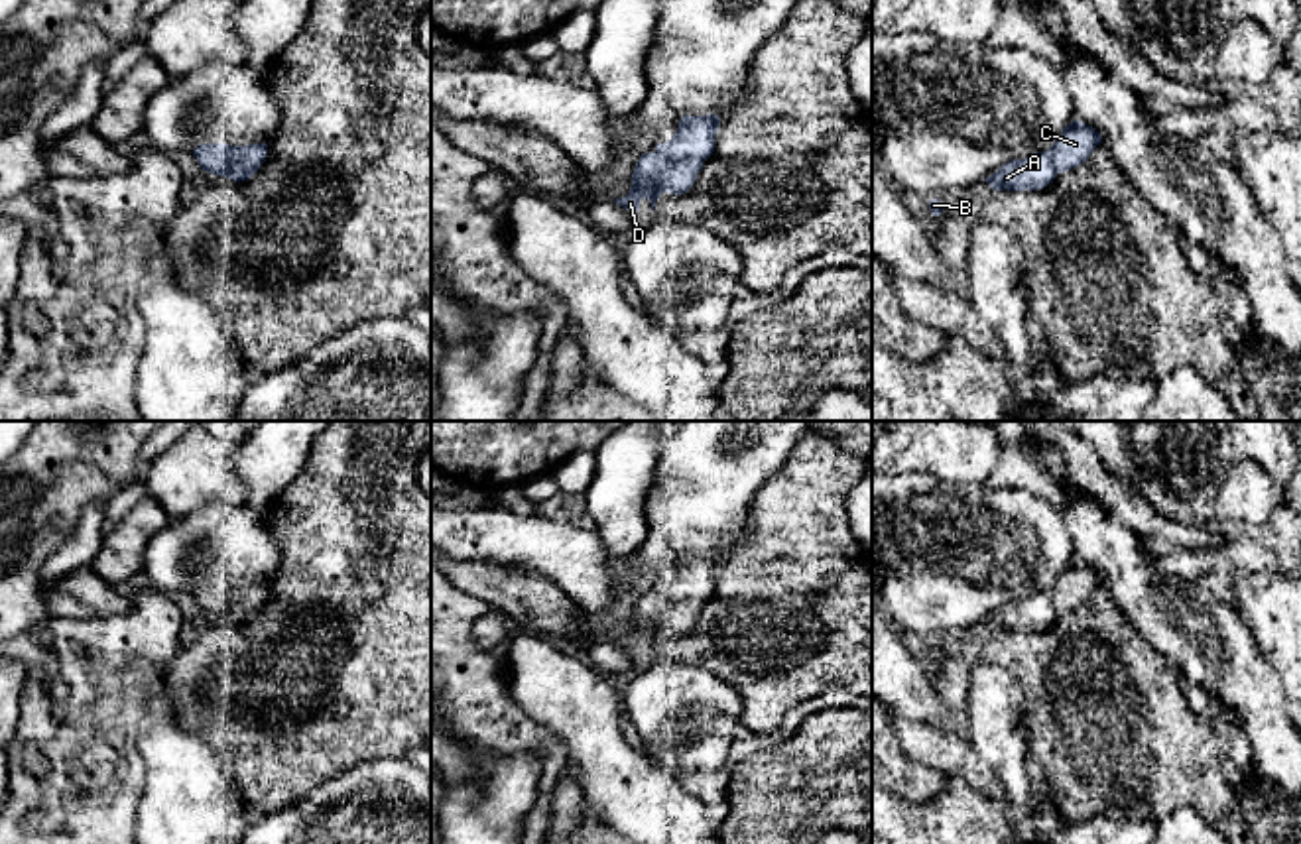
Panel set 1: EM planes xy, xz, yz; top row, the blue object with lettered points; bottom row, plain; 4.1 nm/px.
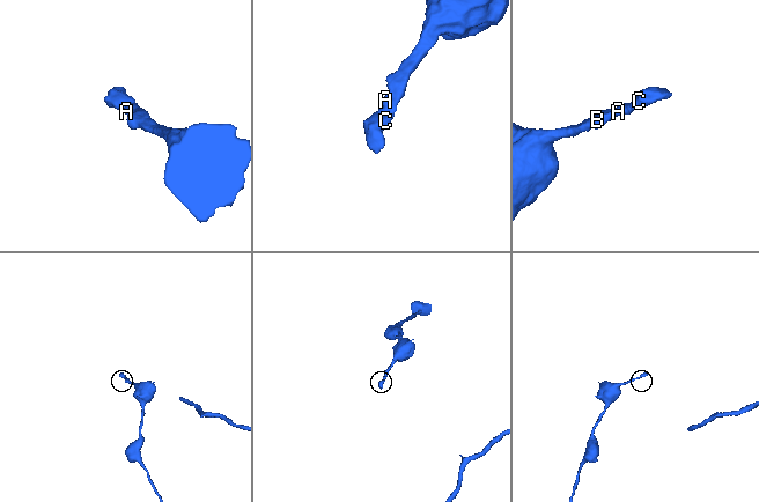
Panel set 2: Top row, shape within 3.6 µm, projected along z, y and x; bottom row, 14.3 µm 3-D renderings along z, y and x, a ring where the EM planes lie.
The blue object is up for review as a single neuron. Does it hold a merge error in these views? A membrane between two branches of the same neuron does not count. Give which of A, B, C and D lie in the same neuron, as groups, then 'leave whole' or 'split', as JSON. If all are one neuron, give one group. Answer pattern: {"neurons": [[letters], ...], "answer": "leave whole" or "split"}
{"neurons": [["A", "B", "C", "D"]], "answer": "leave whole"}

